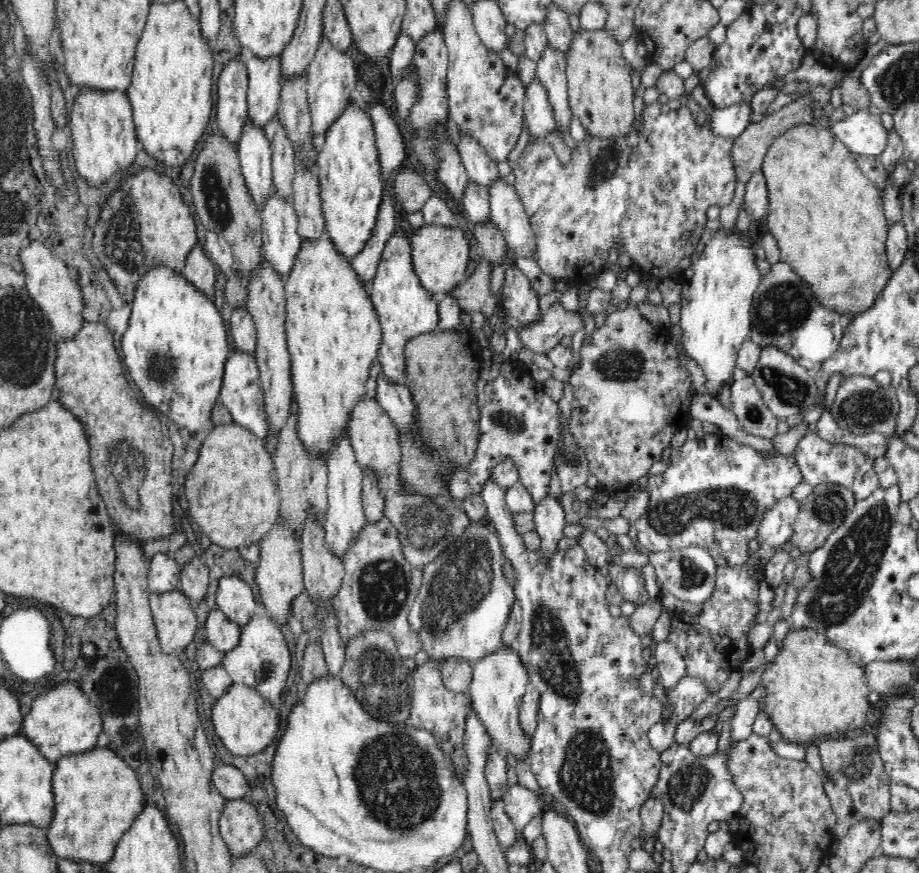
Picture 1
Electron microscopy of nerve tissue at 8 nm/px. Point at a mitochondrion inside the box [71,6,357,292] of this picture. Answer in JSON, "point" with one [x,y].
{"point":[122,246]}

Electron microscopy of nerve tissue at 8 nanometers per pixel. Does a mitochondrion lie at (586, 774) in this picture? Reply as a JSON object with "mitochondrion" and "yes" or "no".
{"mitochondrion":"yes"}

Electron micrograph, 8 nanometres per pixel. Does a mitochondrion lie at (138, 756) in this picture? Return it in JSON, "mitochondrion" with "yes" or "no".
{"mitochondrion":"no"}

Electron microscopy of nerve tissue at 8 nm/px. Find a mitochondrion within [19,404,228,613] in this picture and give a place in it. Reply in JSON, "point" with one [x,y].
{"point":[128,467]}

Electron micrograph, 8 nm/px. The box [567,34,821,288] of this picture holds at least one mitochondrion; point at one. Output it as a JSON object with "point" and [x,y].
{"point":[600,170]}

